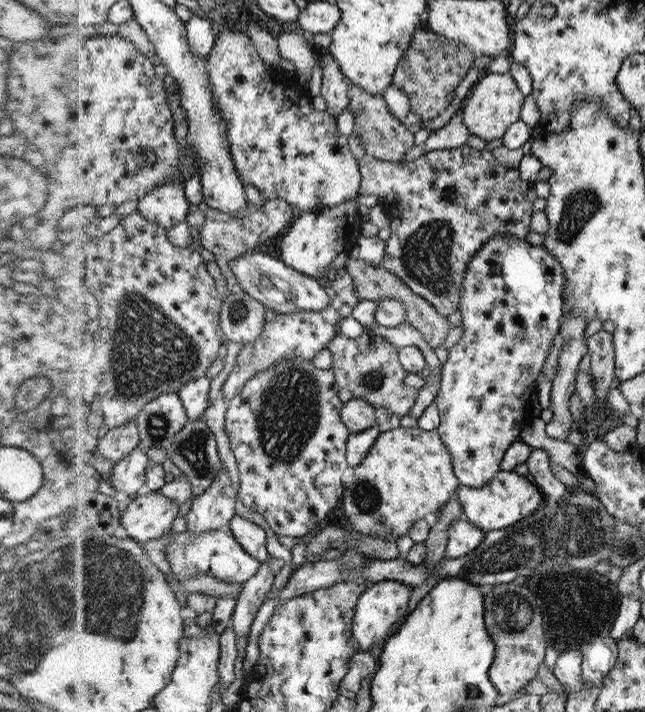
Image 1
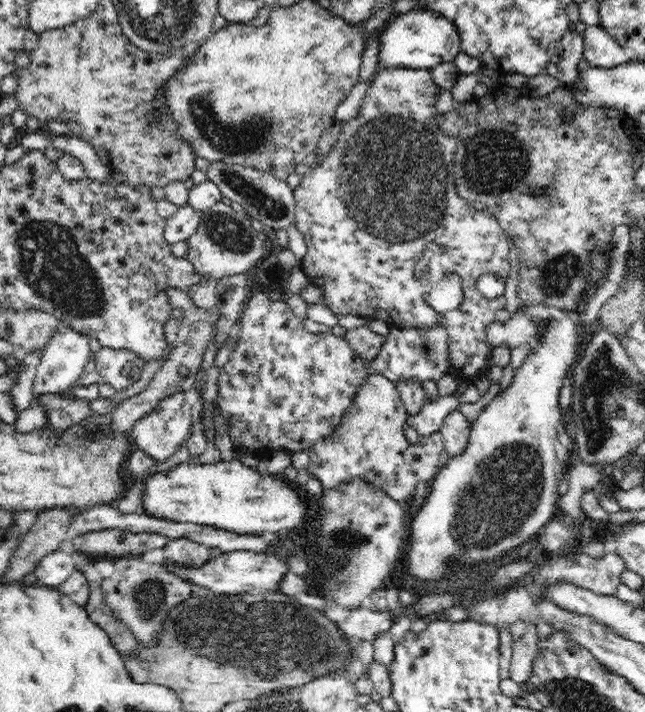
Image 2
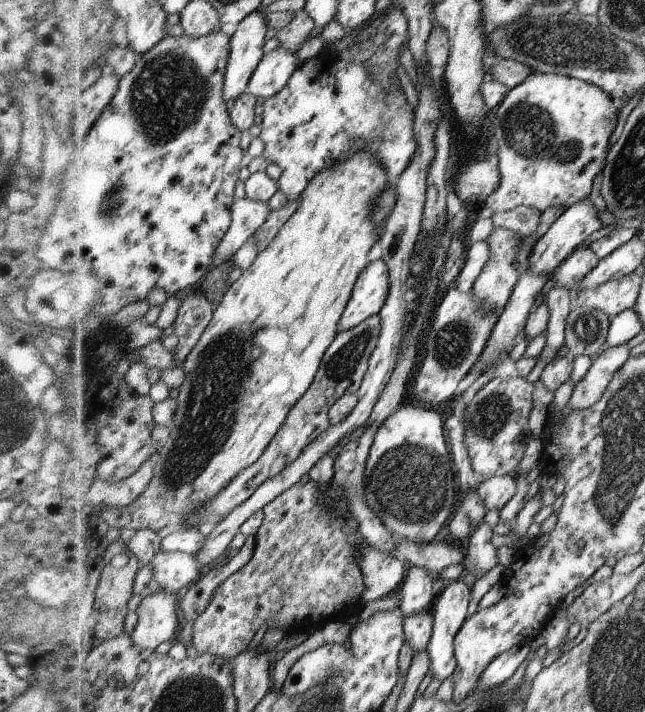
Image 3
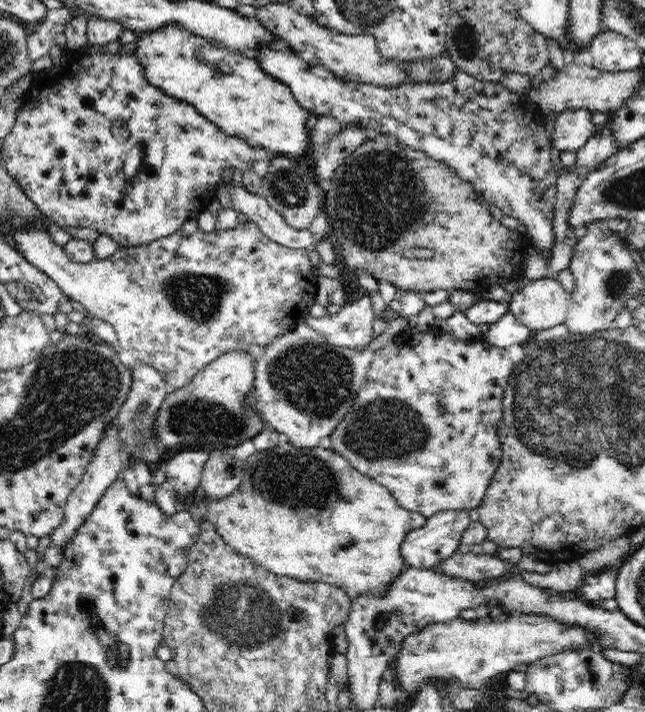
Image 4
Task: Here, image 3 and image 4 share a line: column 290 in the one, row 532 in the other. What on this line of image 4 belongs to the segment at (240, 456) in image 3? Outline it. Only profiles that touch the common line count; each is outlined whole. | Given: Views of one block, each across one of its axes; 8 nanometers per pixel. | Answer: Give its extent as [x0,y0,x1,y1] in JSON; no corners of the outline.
[194,442,428,603]

